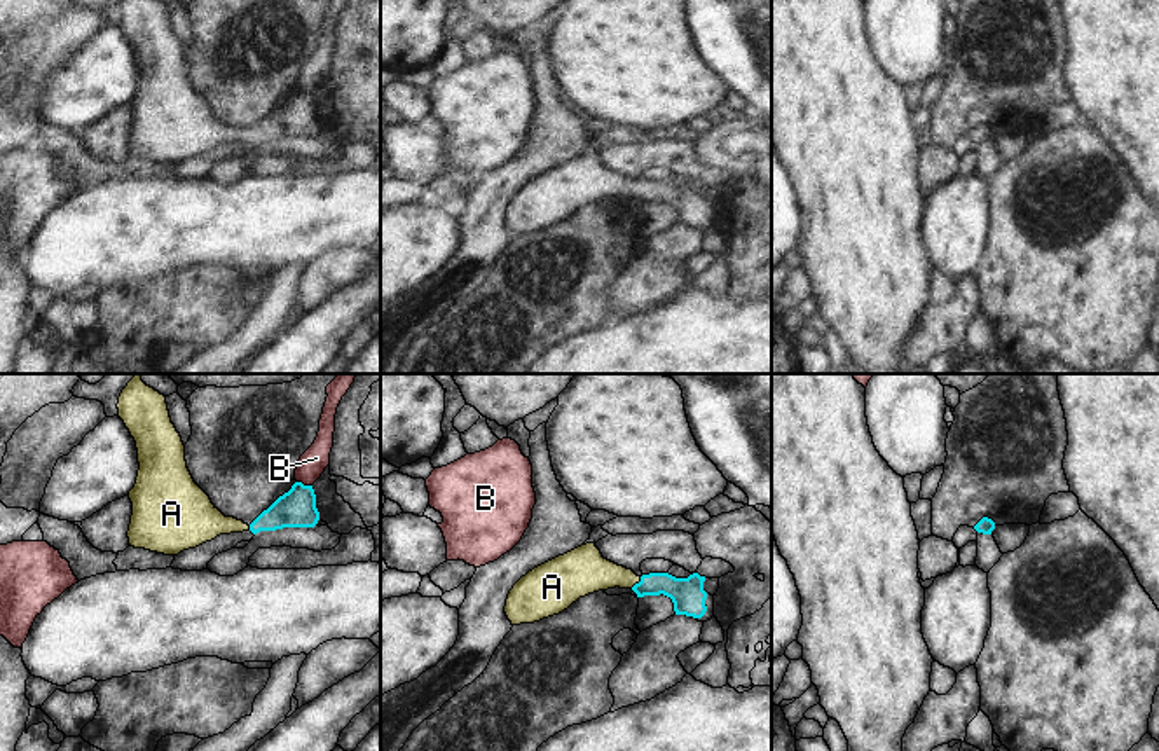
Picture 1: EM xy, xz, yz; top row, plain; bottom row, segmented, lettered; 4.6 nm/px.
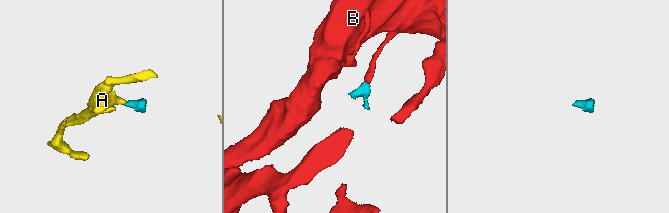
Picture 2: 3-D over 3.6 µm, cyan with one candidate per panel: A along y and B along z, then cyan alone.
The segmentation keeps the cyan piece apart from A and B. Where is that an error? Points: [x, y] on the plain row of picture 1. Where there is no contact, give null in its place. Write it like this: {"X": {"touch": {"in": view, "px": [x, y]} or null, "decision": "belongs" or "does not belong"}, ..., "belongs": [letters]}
{"A": {"touch": {"in": "xz", "px": [636, 192]}, "decision": "belongs"}, "B": {"touch": {"in": "xy", "px": [302, 93]}, "decision": "does not belong"}, "belongs": ["A"]}

